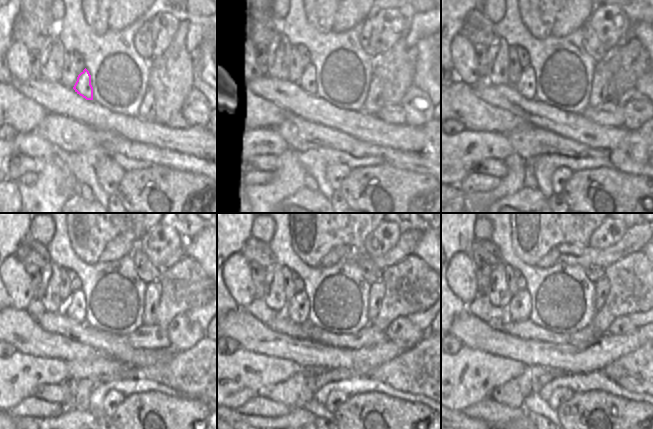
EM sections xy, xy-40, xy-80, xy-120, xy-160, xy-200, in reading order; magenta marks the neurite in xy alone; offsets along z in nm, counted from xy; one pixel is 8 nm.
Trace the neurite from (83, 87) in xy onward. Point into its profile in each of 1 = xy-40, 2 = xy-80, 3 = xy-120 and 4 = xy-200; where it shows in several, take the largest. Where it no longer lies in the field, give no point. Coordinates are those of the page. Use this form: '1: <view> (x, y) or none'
1: xy-40 (307, 82)
2: xy-80 (526, 84)
3: xy-120 (76, 308)
4: xy-200 (519, 308)

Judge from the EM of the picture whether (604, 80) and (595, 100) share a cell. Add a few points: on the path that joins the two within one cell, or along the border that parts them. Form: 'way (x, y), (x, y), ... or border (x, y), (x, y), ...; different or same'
way (601, 85), (599, 95); same

